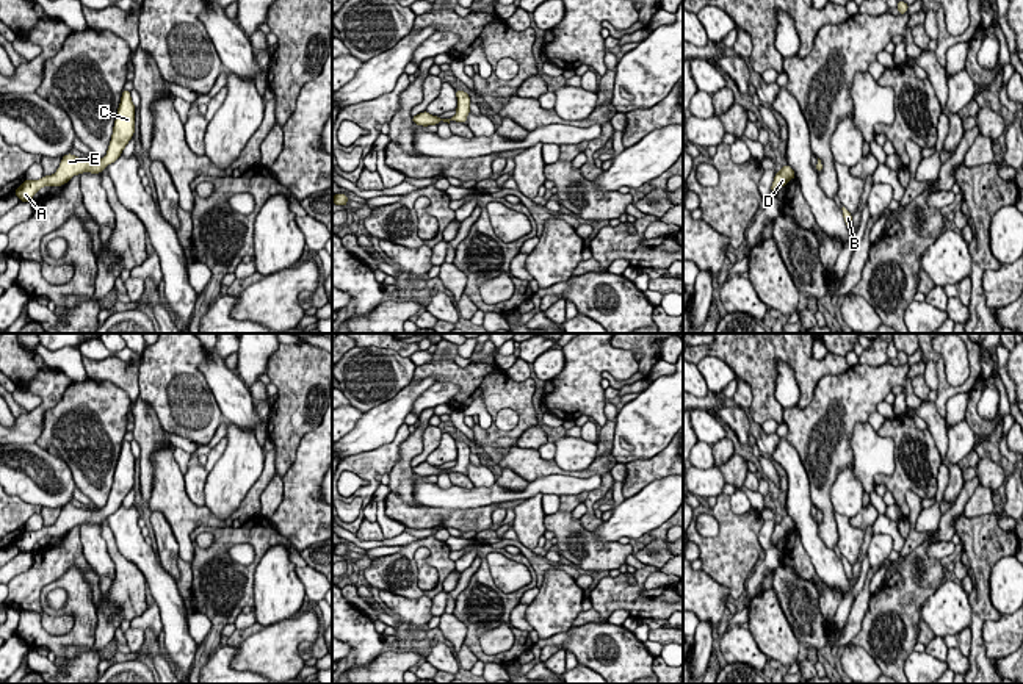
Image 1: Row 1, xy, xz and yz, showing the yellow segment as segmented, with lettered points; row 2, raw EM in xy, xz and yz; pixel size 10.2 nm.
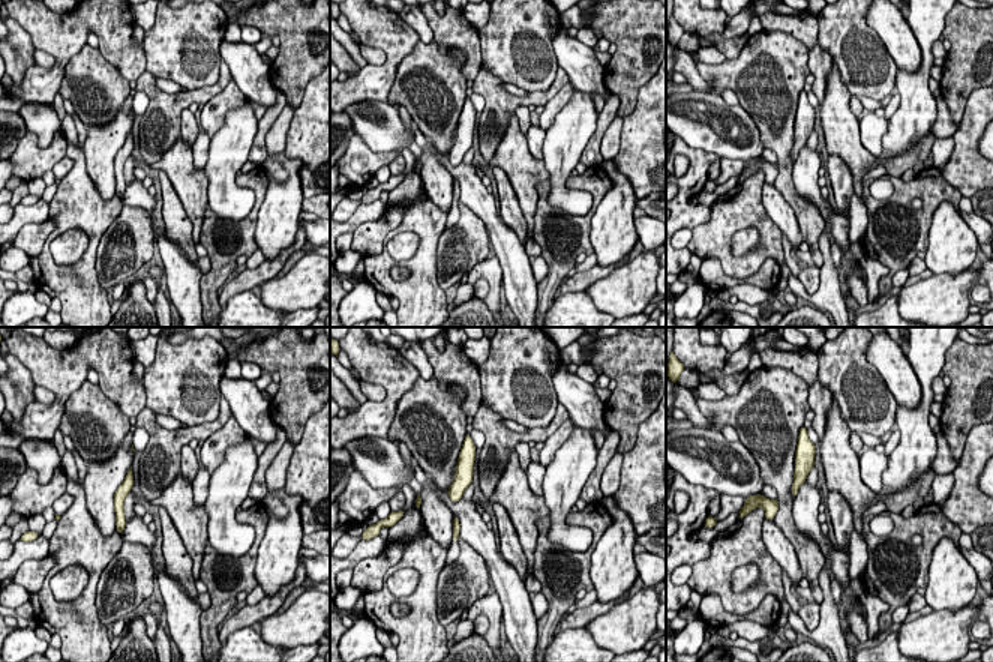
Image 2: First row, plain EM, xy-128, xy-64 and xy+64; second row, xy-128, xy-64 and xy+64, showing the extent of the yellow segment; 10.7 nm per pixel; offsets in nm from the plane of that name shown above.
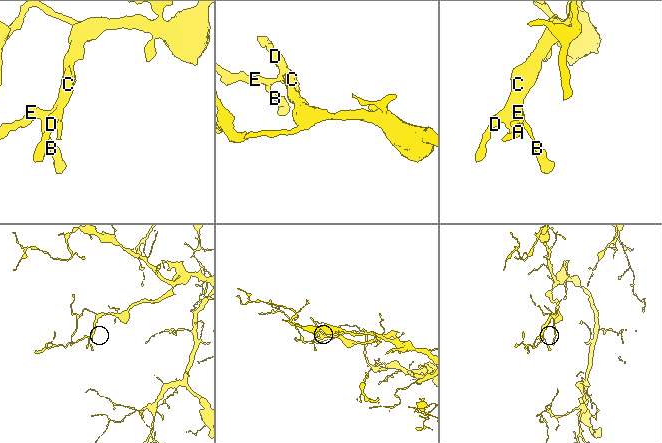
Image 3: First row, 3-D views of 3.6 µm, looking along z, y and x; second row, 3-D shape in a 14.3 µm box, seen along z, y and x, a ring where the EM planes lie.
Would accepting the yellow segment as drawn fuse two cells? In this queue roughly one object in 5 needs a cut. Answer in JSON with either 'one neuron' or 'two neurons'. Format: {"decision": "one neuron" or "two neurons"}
{"decision": "one neuron"}

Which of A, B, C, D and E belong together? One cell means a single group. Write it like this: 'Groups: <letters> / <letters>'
Groups: A B C D E

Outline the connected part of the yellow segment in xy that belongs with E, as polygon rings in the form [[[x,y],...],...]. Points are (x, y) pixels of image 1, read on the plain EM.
[[[122,441],[121,454],[117,459],[111,491],[107,506],[97,512],[78,509],[67,504],[61,509],[60,518],[52,526],[44,526],[39,531],[23,531],[14,542],[20,553],[31,553],[33,546],[44,537],[61,537],[67,534],[74,526],[91,523],[100,524],[108,515],[113,515],[121,506],[135,484],[135,455],[130,448],[130,441]]]

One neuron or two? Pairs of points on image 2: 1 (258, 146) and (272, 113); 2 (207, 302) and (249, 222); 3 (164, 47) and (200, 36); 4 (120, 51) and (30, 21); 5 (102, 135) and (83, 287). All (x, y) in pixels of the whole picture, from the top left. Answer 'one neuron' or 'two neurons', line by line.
1: one neuron
2: one neuron
3: one neuron
4: one neuron
5: two neurons

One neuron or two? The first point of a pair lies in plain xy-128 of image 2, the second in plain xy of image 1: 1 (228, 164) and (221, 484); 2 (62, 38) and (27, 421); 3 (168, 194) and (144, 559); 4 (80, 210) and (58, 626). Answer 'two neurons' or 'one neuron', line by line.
1: one neuron
2: one neuron
3: two neurons
4: two neurons

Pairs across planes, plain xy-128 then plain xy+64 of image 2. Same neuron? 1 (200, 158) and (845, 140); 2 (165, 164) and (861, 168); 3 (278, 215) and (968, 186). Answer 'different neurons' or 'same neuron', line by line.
1: different neurons
2: same neuron
3: different neurons

